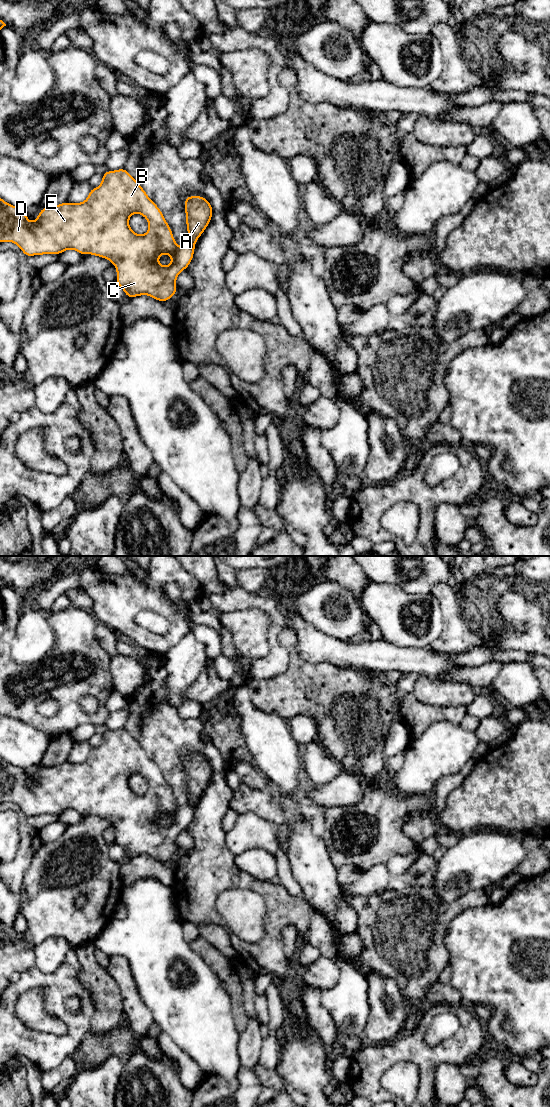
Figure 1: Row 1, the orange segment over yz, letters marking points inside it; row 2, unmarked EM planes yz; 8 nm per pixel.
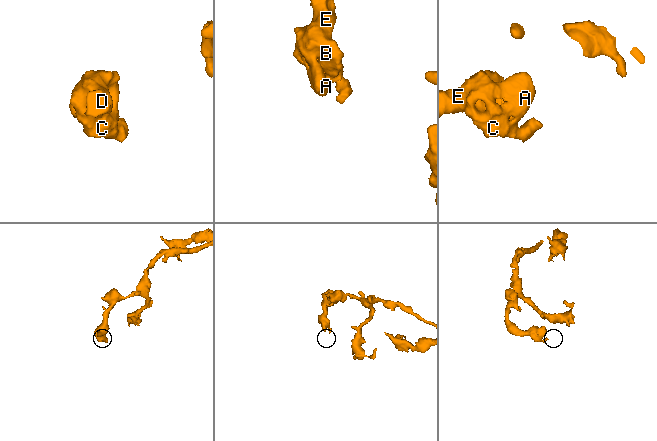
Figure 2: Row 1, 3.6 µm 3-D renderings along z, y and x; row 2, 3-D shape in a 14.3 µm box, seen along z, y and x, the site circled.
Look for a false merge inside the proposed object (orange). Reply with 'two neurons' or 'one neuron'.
one neuron

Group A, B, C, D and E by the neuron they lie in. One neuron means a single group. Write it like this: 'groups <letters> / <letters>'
groups A B C D E

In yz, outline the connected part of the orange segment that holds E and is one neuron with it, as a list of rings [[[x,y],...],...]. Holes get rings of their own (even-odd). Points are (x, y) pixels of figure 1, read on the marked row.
[[[125,168],[115,171],[107,170],[102,175],[102,183],[98,188],[91,188],[88,198],[82,203],[63,202],[52,207],[43,207],[36,220],[30,223],[23,208],[8,204],[0,198],[0,243],[7,241],[17,244],[25,256],[53,254],[59,255],[68,249],[76,250],[80,255],[91,254],[108,259],[117,270],[116,284],[120,286],[130,299],[140,295],[149,295],[153,299],[165,303],[177,294],[176,278],[178,274],[187,269],[195,251],[195,243],[210,224],[213,208],[204,196],[187,196],[184,201],[186,225],[189,242],[179,247],[173,237],[171,227],[167,224],[159,207],[147,196],[138,181],[133,178]],[[140,213],[148,220],[149,229],[145,235],[137,235],[129,227],[129,217]],[[161,254],[169,254],[172,263],[161,266],[158,263]]]

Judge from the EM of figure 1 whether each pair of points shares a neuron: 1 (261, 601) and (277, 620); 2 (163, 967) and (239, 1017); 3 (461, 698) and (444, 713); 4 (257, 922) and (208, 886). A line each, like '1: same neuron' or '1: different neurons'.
1: same neuron
2: different neurons
3: different neurons
4: different neurons

